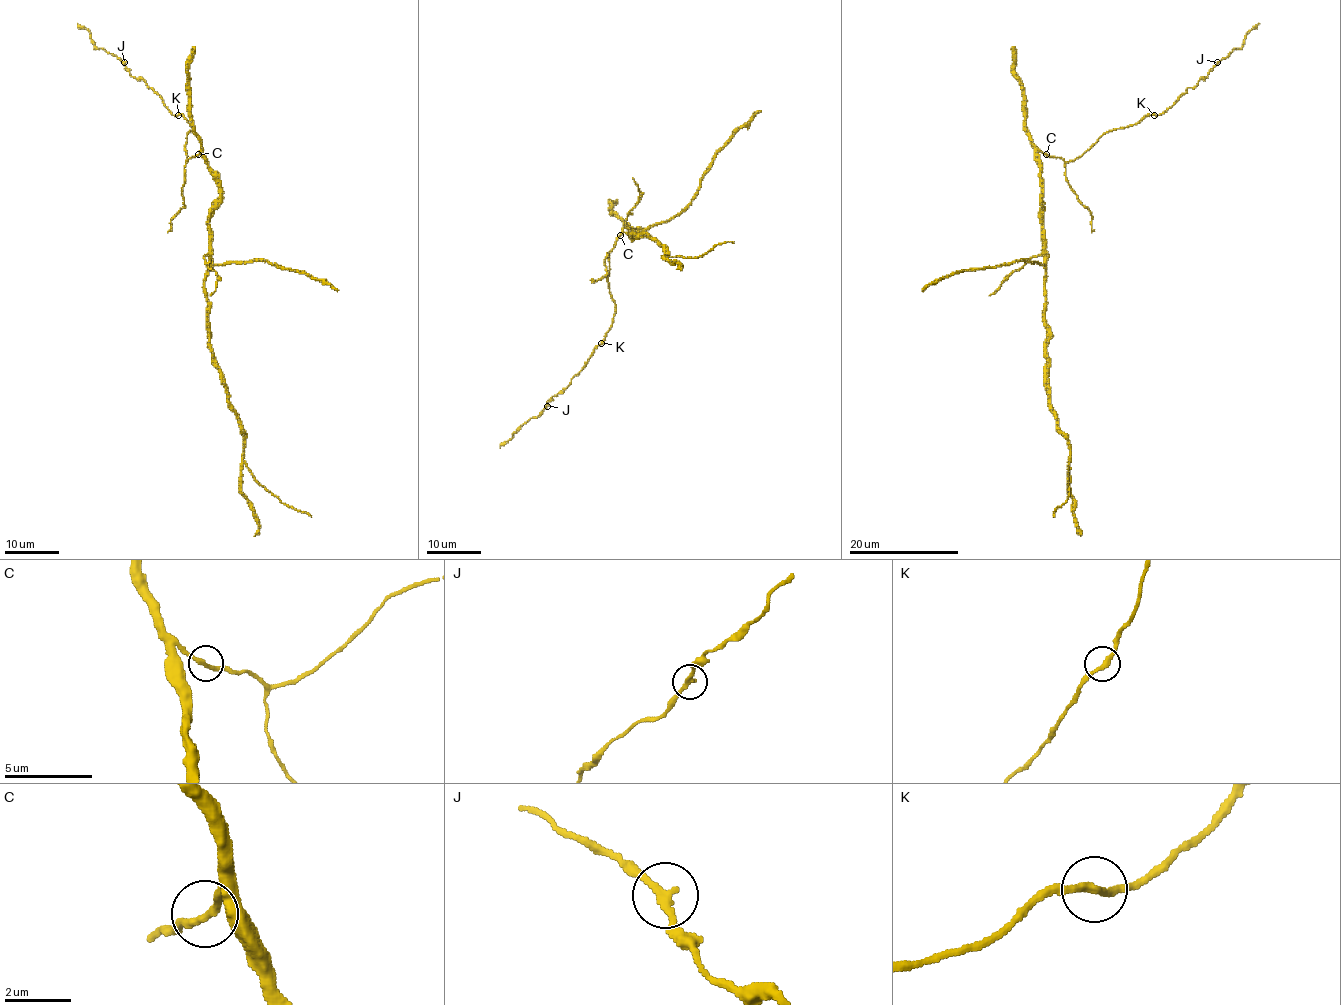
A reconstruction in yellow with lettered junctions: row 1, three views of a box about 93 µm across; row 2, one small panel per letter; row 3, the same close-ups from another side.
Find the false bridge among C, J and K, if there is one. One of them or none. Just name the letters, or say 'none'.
none

